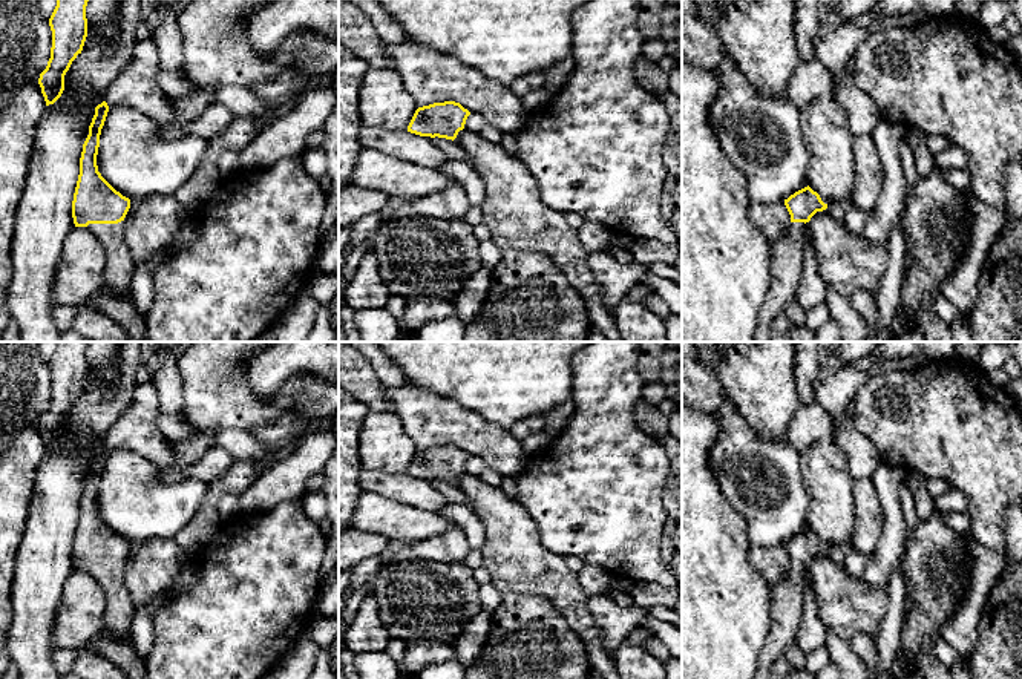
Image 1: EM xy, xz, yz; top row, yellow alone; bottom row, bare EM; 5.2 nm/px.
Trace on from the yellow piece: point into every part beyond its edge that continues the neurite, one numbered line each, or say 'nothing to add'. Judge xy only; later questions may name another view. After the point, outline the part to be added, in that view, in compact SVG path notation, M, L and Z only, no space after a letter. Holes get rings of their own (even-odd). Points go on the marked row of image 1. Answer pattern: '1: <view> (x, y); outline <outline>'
1: xy (118, 272); outline M124 221L89 224L86 228L100 239L106 250L106 285L118 293L124 302L132 302L132 277L136 265L124 239Z

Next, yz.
1: yz (786, 267); outline M791 222L789 230L771 241L771 277L754 342L772 342L771 323L794 300L803 273L804 222Z

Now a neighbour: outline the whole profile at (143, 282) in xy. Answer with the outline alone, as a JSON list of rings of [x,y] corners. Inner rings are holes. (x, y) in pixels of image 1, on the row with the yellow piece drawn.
[[[169,245],[135,267],[132,277],[132,303],[141,316],[147,314],[155,297],[155,271],[173,248],[173,245]]]

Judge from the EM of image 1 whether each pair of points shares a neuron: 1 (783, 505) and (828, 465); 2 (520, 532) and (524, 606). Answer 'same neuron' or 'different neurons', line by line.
1: different neurons
2: different neurons

